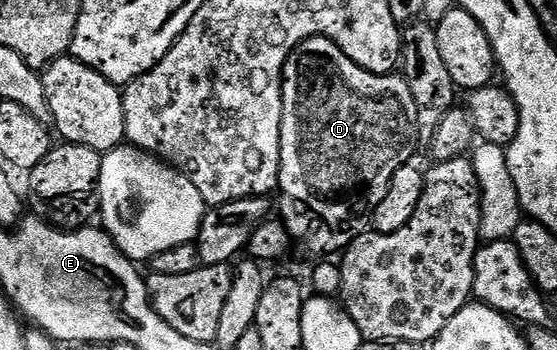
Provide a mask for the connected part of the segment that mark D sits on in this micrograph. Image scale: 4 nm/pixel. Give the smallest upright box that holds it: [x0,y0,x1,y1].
[278,36,420,258]

